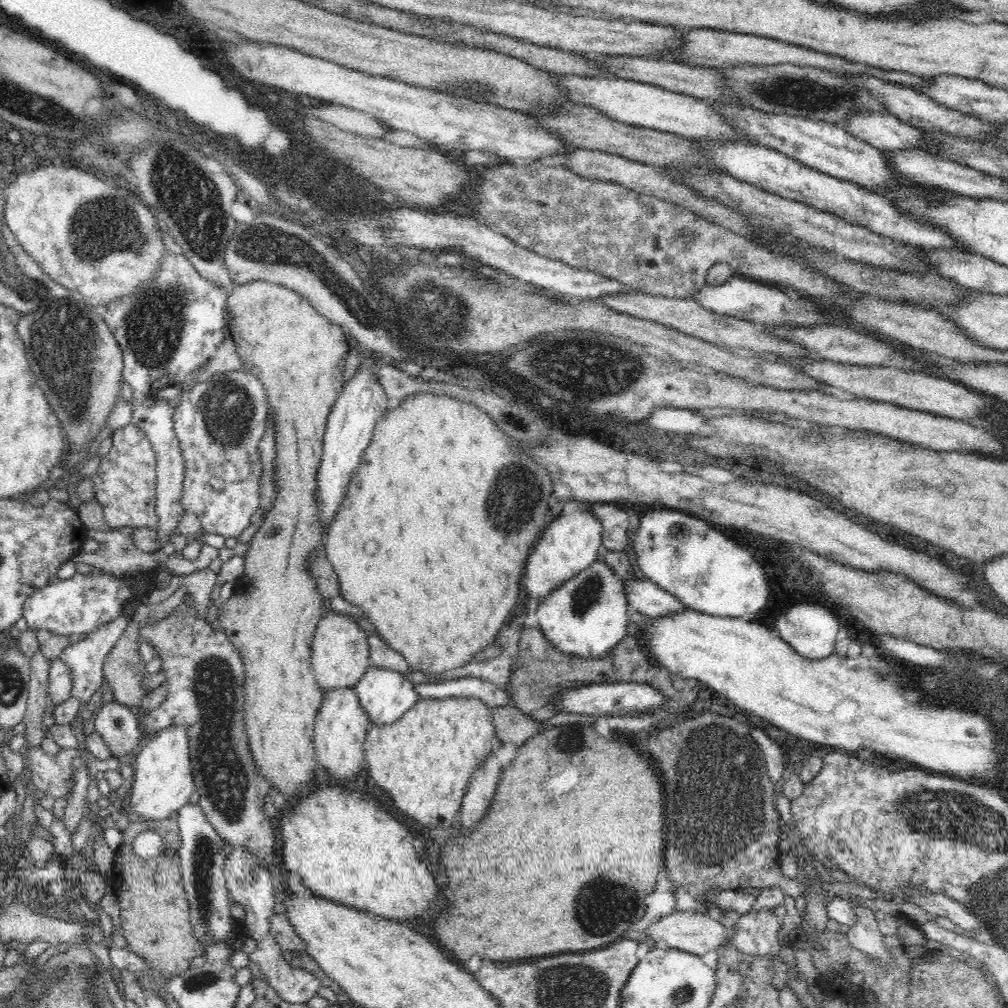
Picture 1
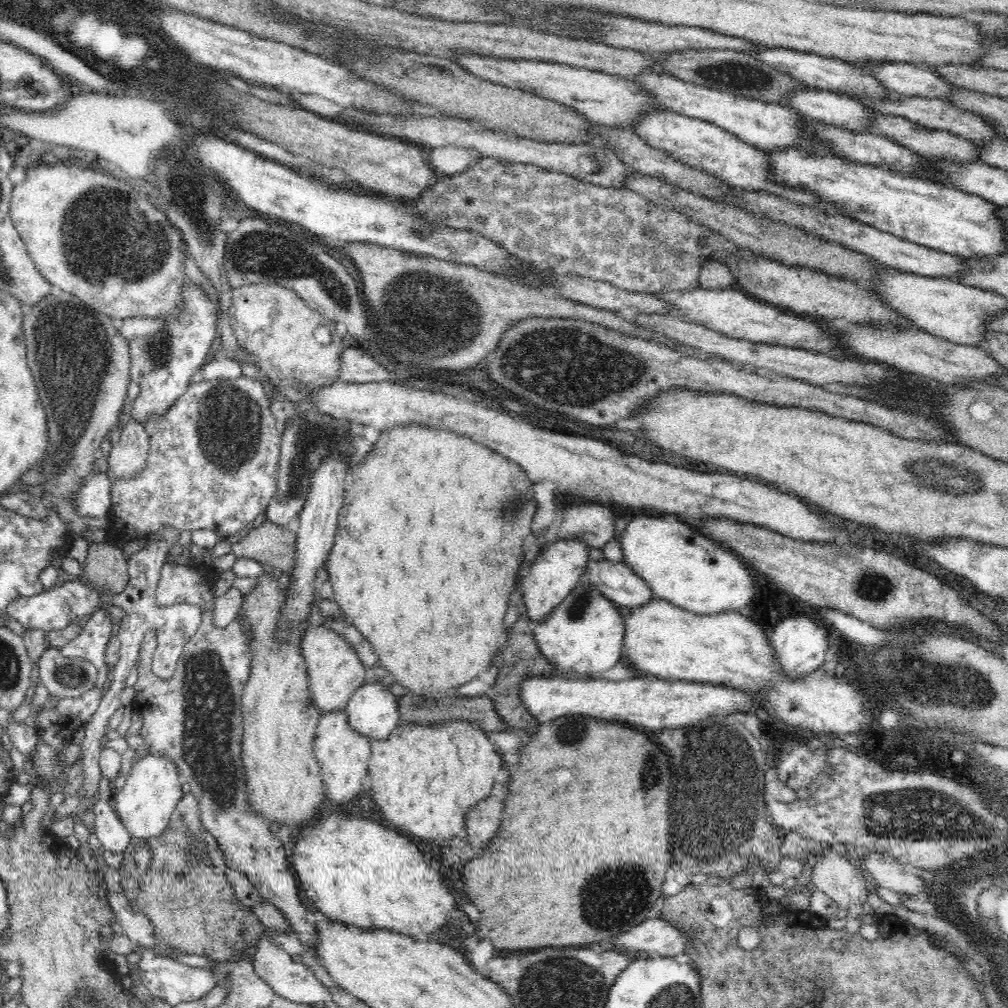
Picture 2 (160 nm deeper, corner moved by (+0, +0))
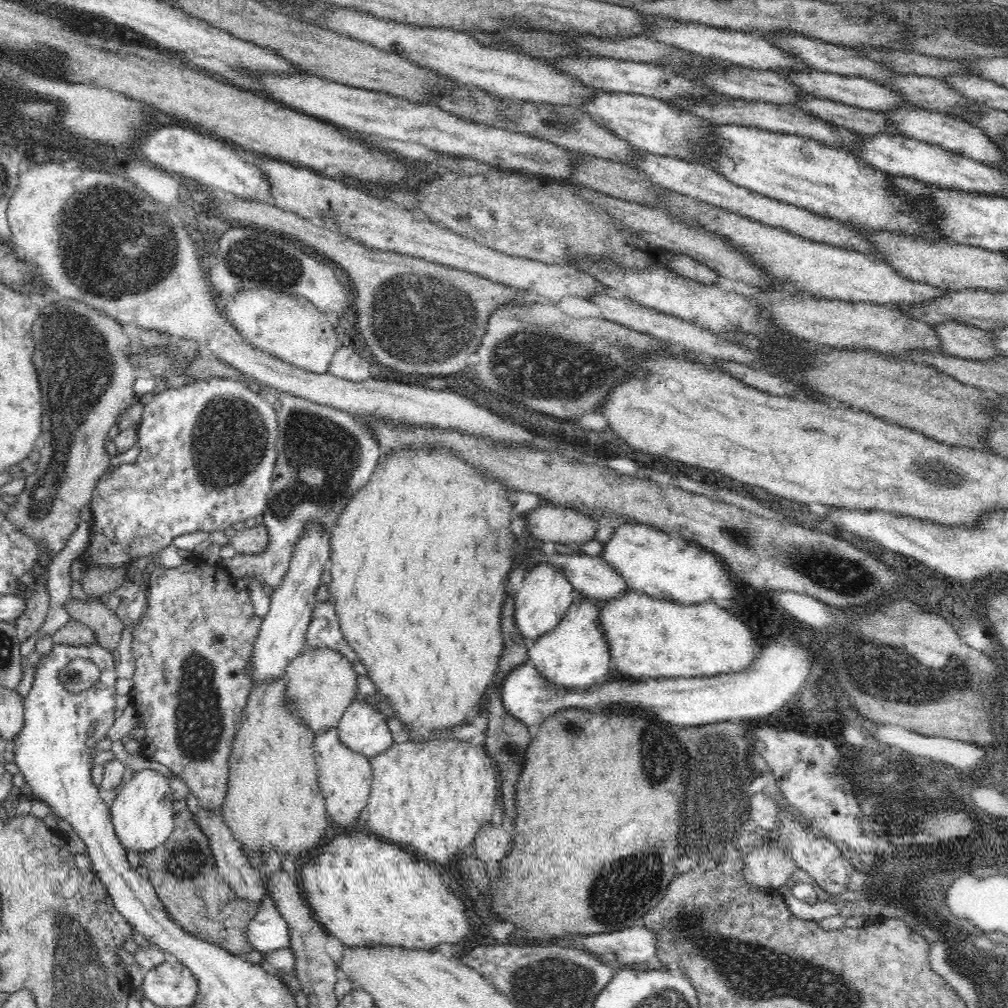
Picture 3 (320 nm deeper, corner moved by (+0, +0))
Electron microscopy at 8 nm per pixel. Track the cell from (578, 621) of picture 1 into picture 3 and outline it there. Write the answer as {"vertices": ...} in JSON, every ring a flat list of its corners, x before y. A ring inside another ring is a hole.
{"vertices":[[592,601,572,603,552,632,528,645,528,662,539,670,549,684,566,690,582,690,597,686,606,674,612,672,612,657,599,623,599,608]]}

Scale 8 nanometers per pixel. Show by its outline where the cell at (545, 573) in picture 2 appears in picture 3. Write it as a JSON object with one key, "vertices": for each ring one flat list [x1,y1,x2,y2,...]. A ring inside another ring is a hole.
{"vertices":[[540,564,532,568,521,578,521,583,520,592,515,595,514,599,514,618,519,633,529,645,536,638,552,632,560,624,561,618,564,618,568,608,574,602,576,591,564,577,561,568,549,564]]}

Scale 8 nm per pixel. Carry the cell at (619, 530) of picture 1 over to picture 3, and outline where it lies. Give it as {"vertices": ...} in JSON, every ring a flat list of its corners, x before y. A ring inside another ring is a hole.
{"vertices":[[538,503,526,516,530,534,543,543,547,541,570,545,597,540,596,532,602,528,599,521,584,516,574,509]]}

